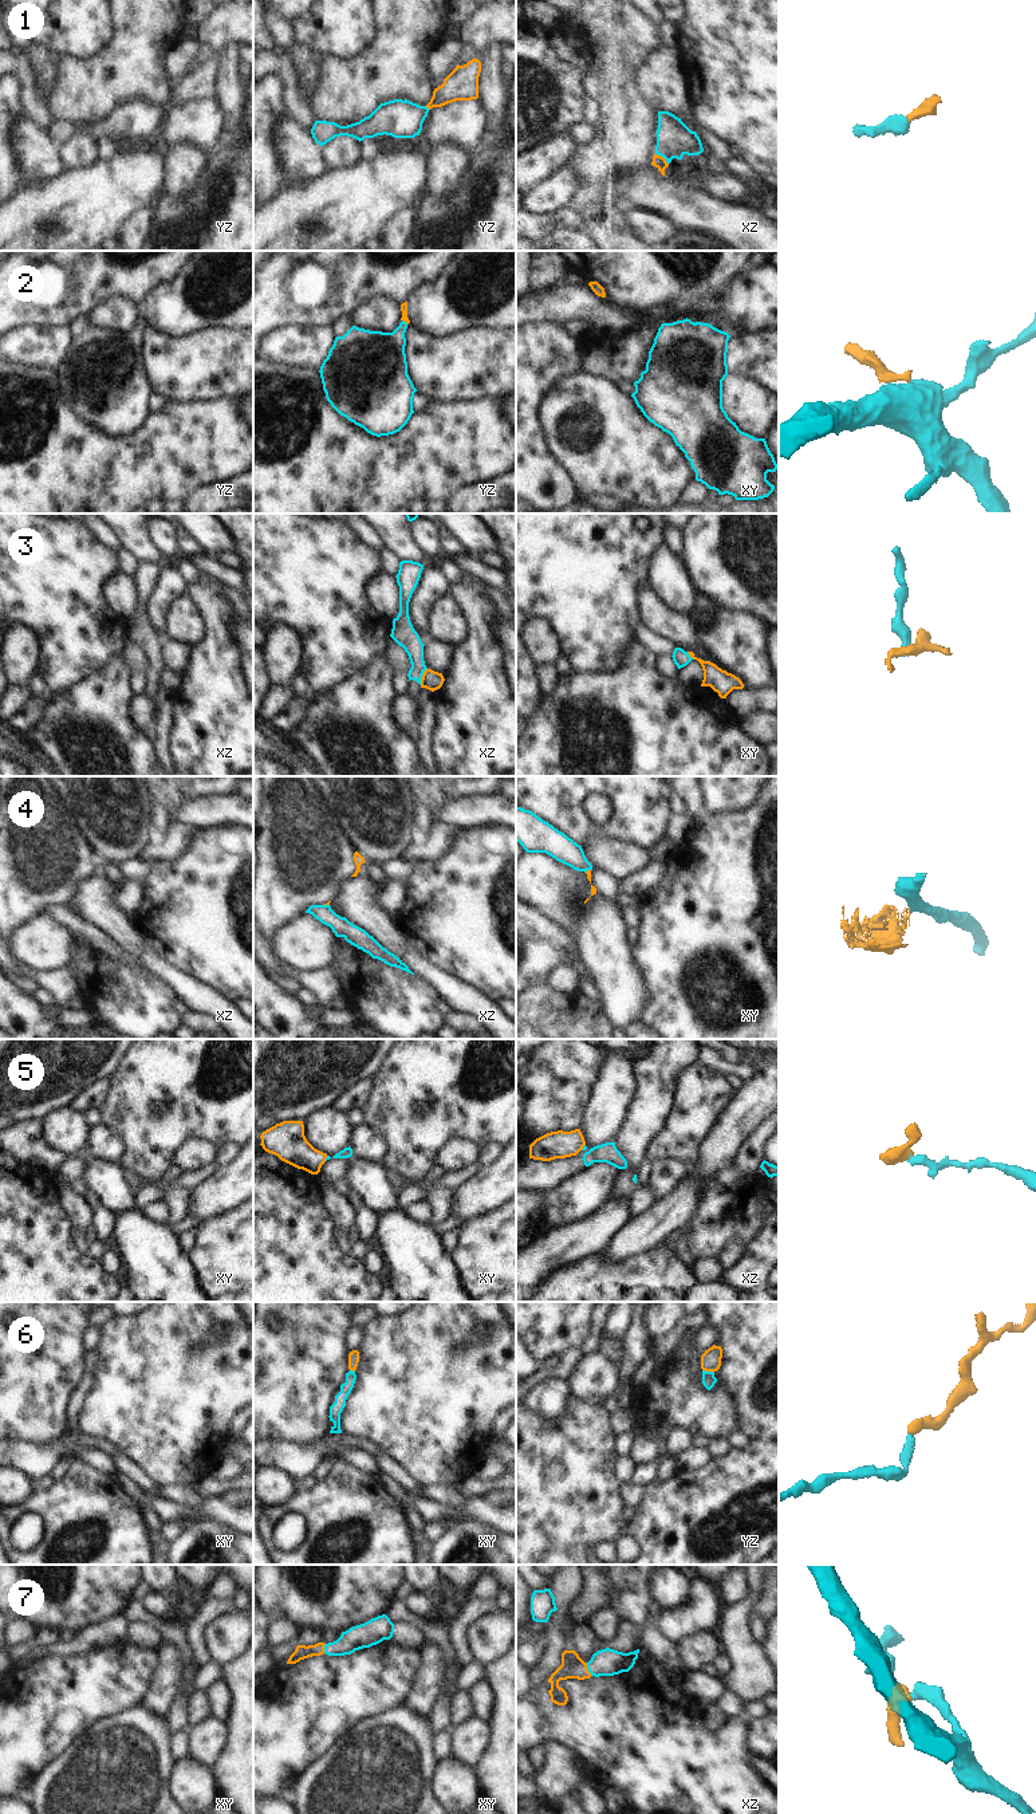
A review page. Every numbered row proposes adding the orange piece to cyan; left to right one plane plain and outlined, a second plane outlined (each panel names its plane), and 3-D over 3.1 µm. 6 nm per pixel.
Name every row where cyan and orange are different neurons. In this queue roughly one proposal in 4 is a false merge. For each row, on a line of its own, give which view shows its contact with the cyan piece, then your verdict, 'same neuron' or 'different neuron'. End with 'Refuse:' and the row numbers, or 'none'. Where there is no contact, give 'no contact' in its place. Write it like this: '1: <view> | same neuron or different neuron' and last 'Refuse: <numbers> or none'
1: xz | same neuron
2: yz | same neuron
3: xz | different neuron
4: xz | different neuron
5: xz | same neuron
6: yz | same neuron
7: xz | same neuron
Refuse: 3, 4

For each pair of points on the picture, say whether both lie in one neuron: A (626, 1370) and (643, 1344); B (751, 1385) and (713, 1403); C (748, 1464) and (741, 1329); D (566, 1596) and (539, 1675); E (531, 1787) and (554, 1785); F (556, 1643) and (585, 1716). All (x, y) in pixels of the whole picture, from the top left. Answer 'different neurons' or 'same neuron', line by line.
A: same neuron
B: different neurons
C: different neurons
D: same neuron
E: different neurons
F: different neurons

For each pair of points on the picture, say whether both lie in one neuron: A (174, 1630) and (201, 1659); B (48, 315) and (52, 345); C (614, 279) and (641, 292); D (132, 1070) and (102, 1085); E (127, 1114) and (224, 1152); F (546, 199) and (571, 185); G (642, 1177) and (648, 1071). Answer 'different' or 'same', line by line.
A: different
B: different
C: same
D: different
E: different
F: same
G: different

